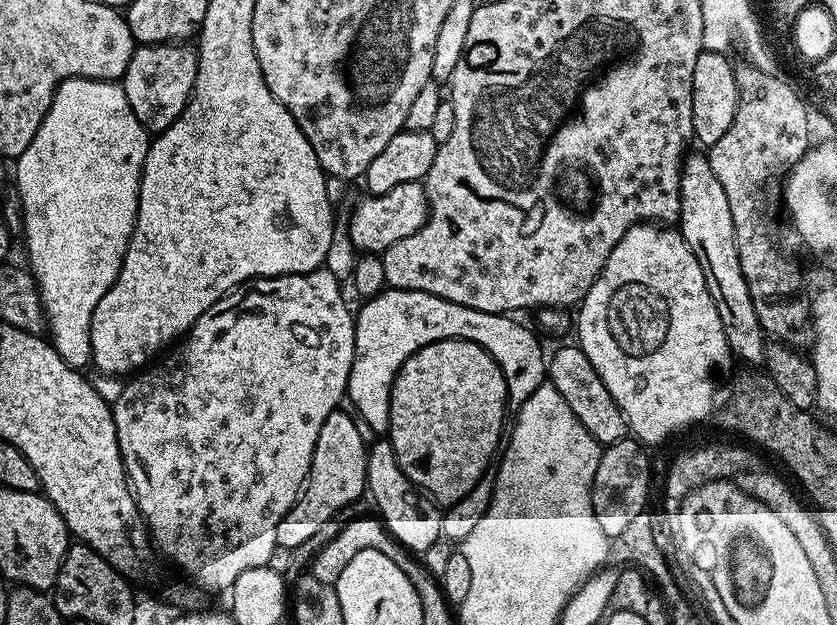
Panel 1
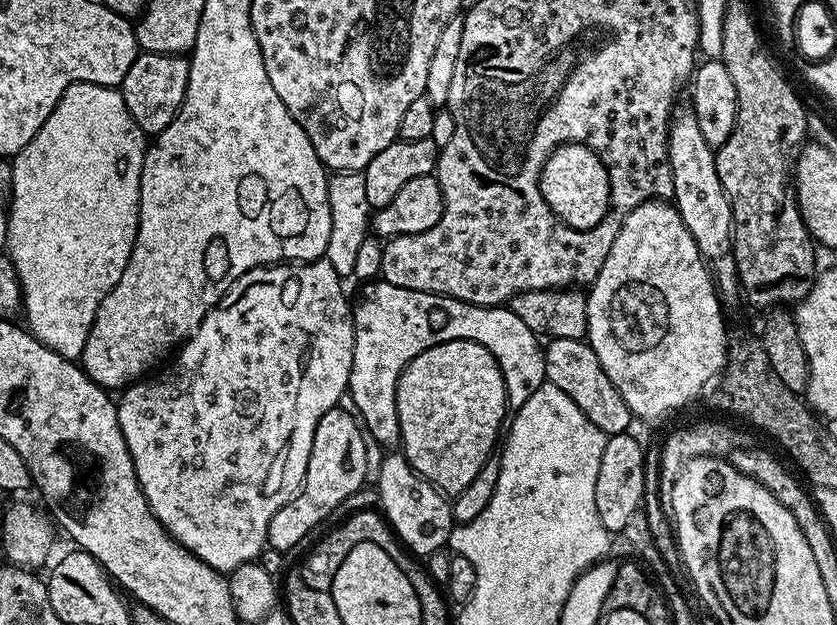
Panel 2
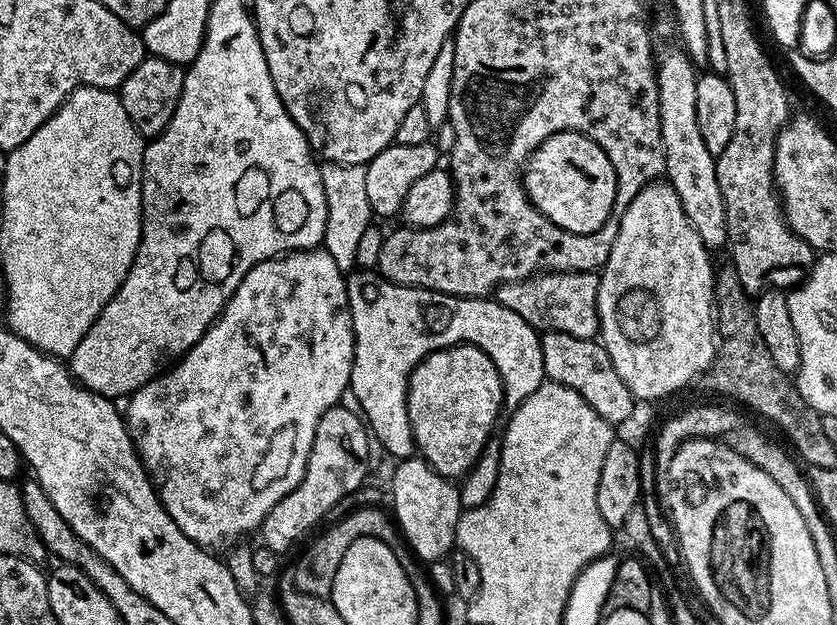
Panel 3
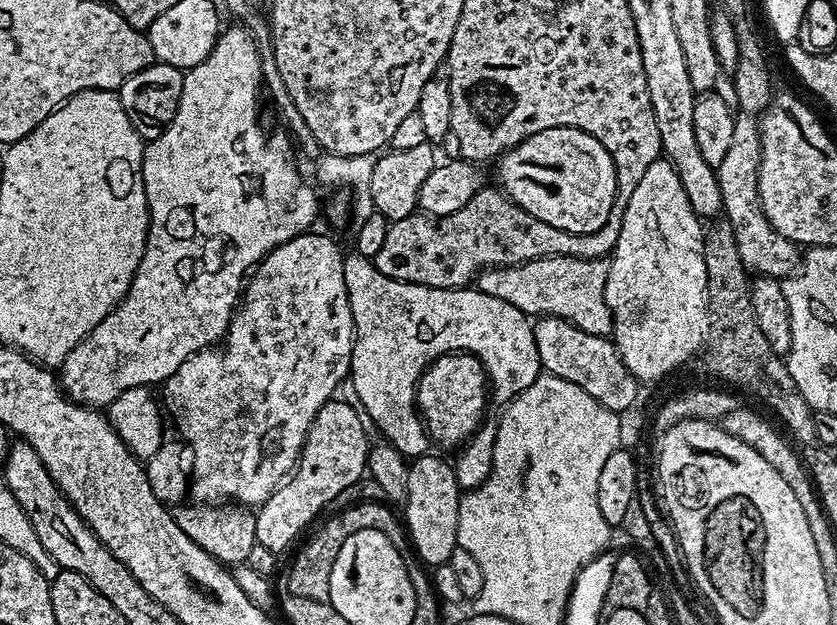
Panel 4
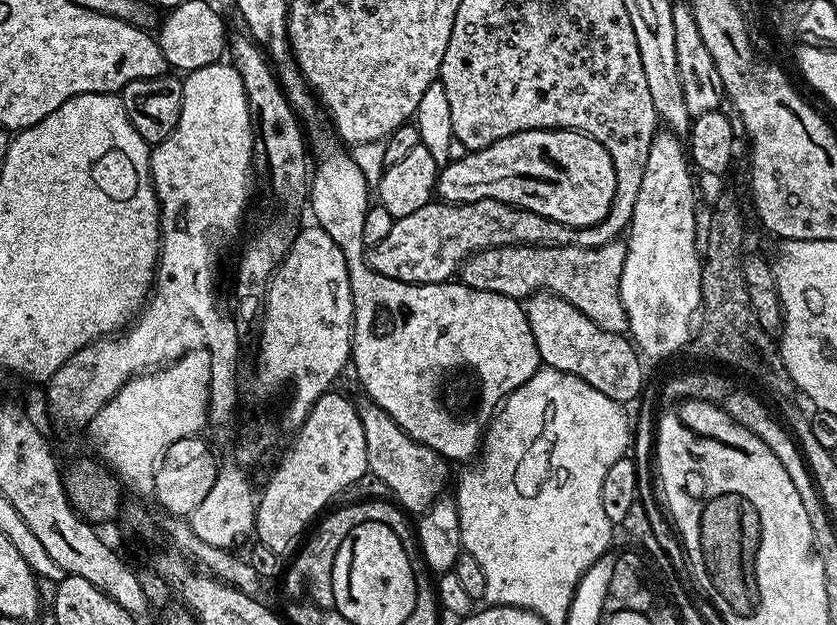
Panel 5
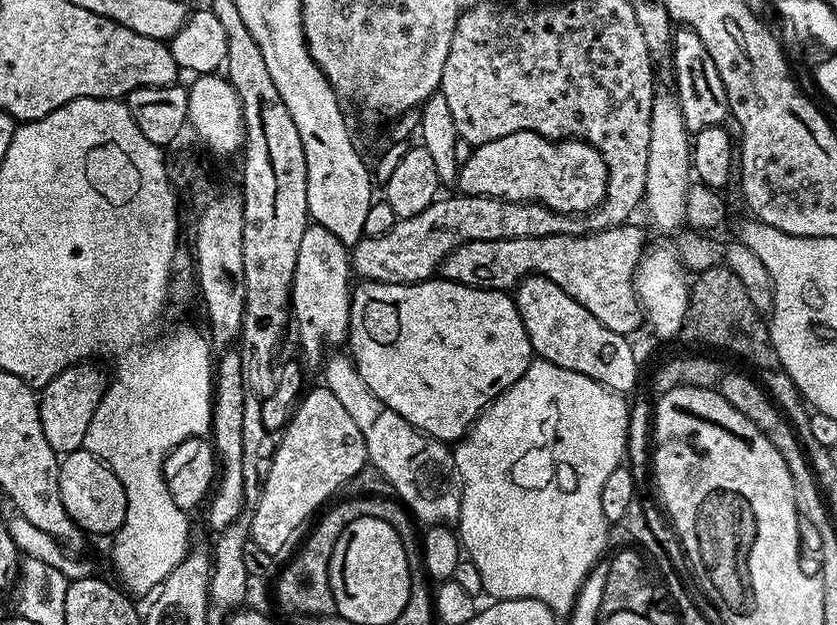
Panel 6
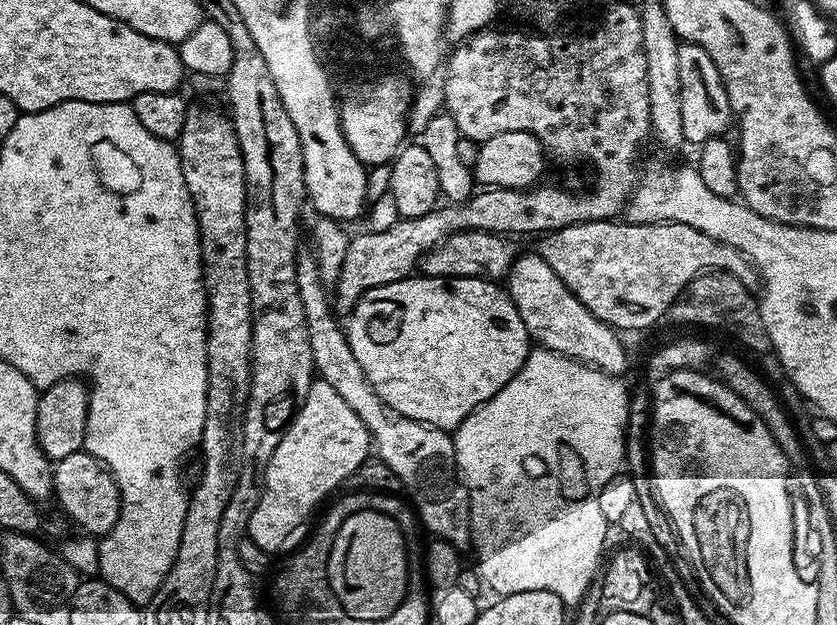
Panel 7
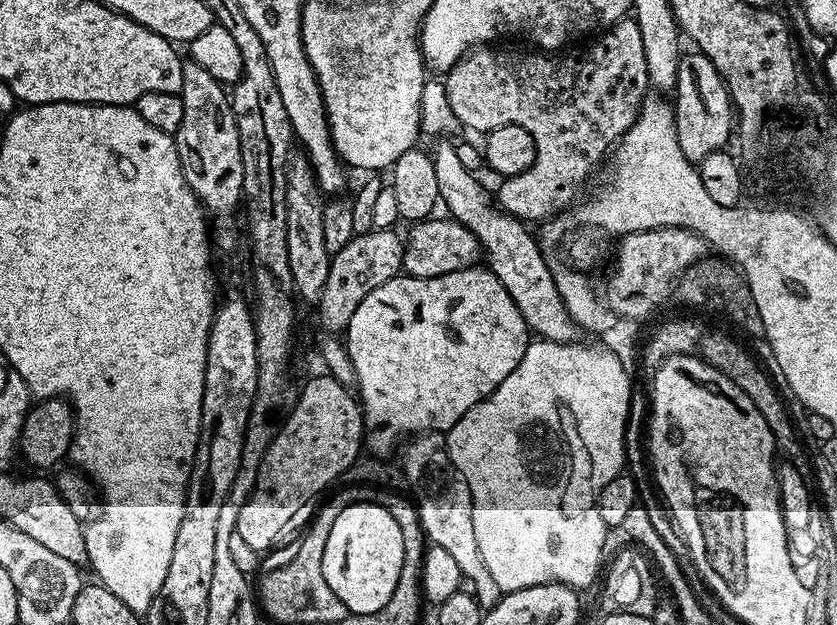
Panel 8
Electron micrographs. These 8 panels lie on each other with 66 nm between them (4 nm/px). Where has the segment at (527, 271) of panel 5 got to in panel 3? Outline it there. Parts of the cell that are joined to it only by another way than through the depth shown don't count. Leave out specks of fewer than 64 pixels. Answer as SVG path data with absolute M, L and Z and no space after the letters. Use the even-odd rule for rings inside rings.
M537 272L514 282L497 286L494 299L506 310L514 310L522 322L537 332L565 332L574 338L596 340L600 335L600 319L596 303L600 277L596 272Z

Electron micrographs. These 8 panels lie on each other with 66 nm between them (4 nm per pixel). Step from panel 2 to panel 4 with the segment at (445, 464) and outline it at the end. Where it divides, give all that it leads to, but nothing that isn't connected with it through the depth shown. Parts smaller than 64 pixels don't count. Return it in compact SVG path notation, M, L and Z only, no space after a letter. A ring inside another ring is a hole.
M458 352L446 356L440 356L420 376L420 382L416 386L416 406L425 429L433 441L436 440L444 448L459 449L467 444L470 437L480 429L480 422L486 415L486 409L490 404L490 385L488 373L485 372L482 362L477 356L469 352Z

